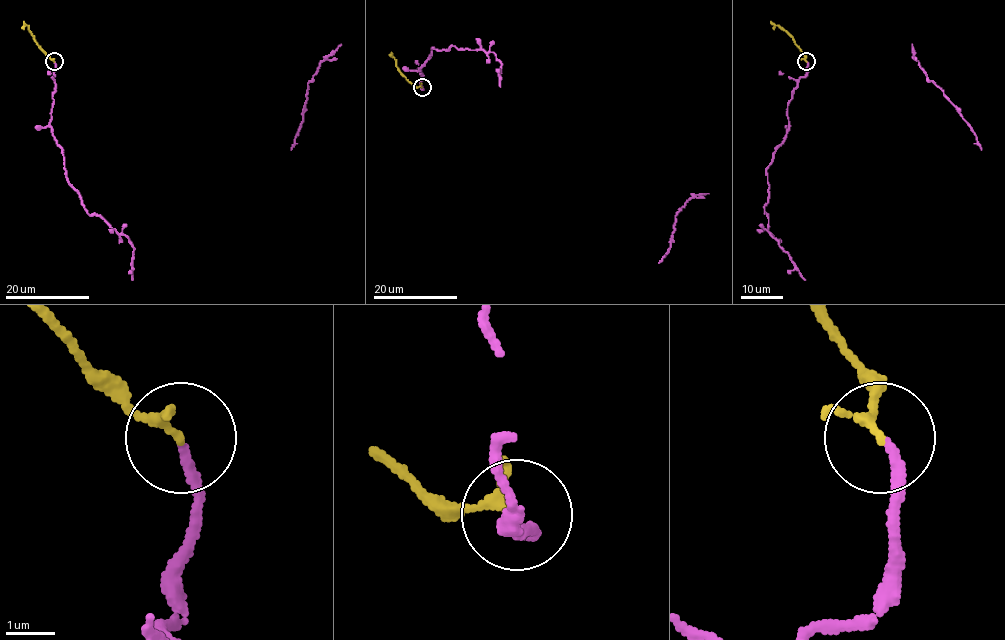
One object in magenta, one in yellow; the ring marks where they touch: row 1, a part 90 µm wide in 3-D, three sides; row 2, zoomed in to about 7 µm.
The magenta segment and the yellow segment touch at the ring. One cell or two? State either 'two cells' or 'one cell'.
one cell

